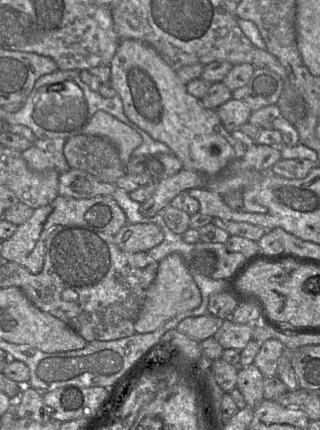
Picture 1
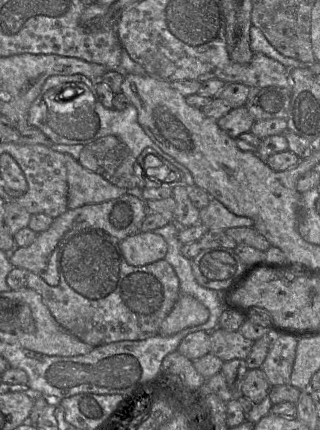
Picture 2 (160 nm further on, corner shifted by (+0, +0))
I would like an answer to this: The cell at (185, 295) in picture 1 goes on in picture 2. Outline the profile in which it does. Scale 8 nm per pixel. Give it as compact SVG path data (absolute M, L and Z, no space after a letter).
M181 294L173 309L162 322L158 335L170 336L187 327L205 323L208 309L189 294Z

